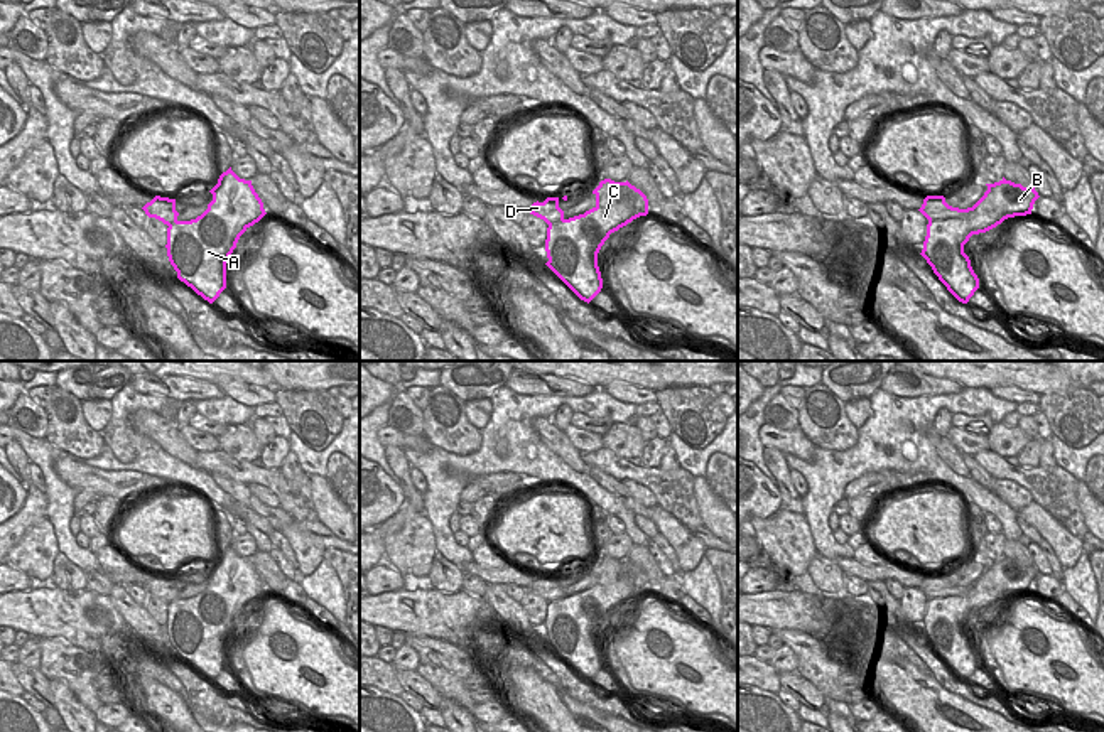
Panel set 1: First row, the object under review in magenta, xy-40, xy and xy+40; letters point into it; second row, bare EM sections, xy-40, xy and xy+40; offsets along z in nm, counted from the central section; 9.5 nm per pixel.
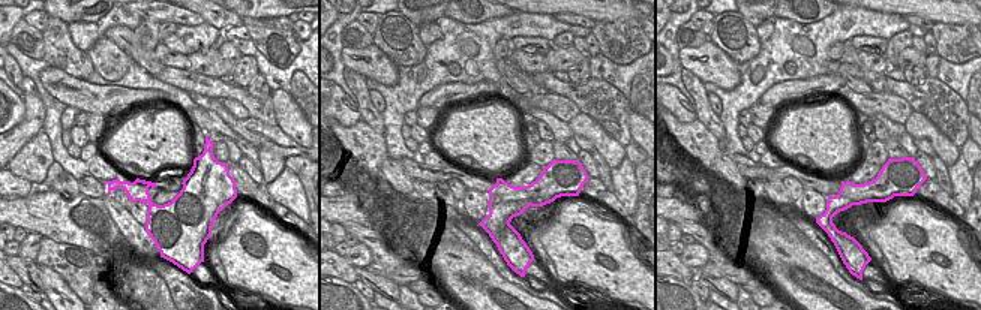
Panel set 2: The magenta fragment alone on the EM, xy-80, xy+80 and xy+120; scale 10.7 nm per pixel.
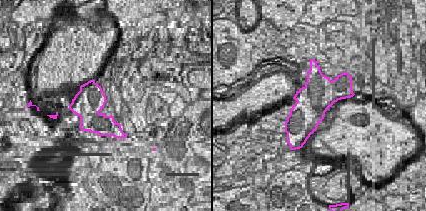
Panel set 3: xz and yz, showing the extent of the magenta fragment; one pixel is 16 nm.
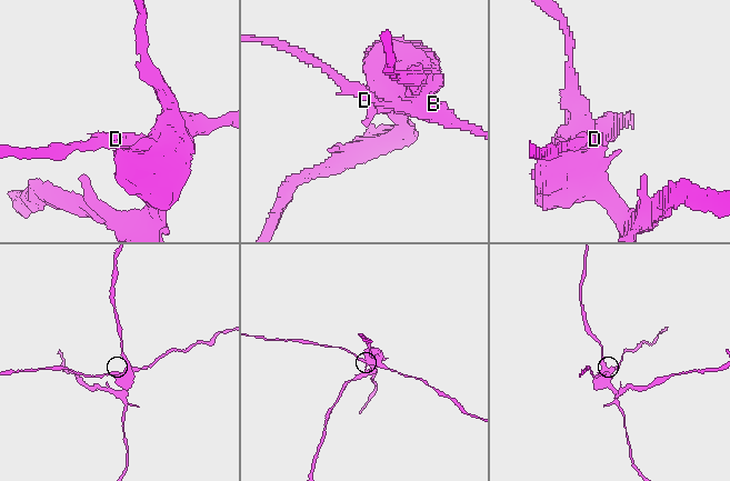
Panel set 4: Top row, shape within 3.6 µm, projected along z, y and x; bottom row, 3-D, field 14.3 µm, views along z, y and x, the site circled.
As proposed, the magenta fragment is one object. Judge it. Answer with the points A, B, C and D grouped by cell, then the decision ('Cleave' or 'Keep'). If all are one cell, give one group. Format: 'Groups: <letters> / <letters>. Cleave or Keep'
Groups: A C / B D. Cleave

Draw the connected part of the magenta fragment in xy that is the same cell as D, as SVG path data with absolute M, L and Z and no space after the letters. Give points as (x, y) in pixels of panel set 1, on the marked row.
M547 197L544 202L537 201L527 213L544 219L547 224L564 221L564 211L559 207L559 197Z

